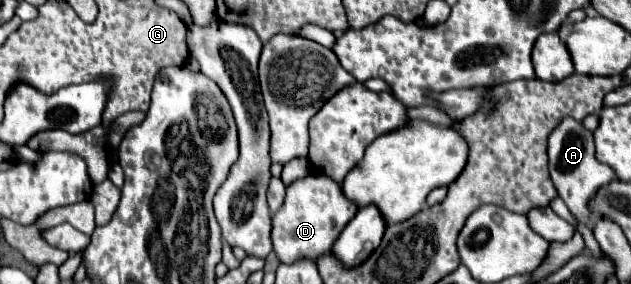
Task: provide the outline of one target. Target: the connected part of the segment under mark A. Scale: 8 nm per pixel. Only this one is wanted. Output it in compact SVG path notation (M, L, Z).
M566 116L562 122L552 130L548 138L548 158L550 158L550 178L560 194L560 198L566 202L570 212L580 220L588 222L590 210L588 210L588 200L592 194L600 188L606 186L608 182L614 180L614 170L602 162L596 160L594 156L594 138L592 132L582 126L582 122Z

